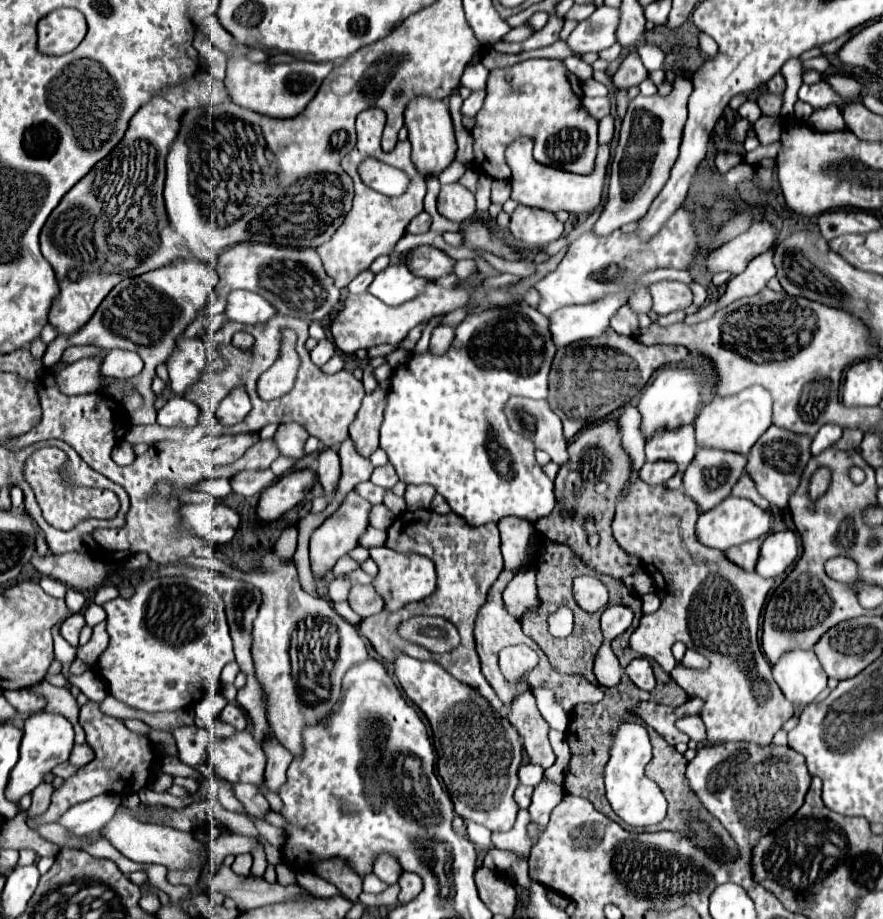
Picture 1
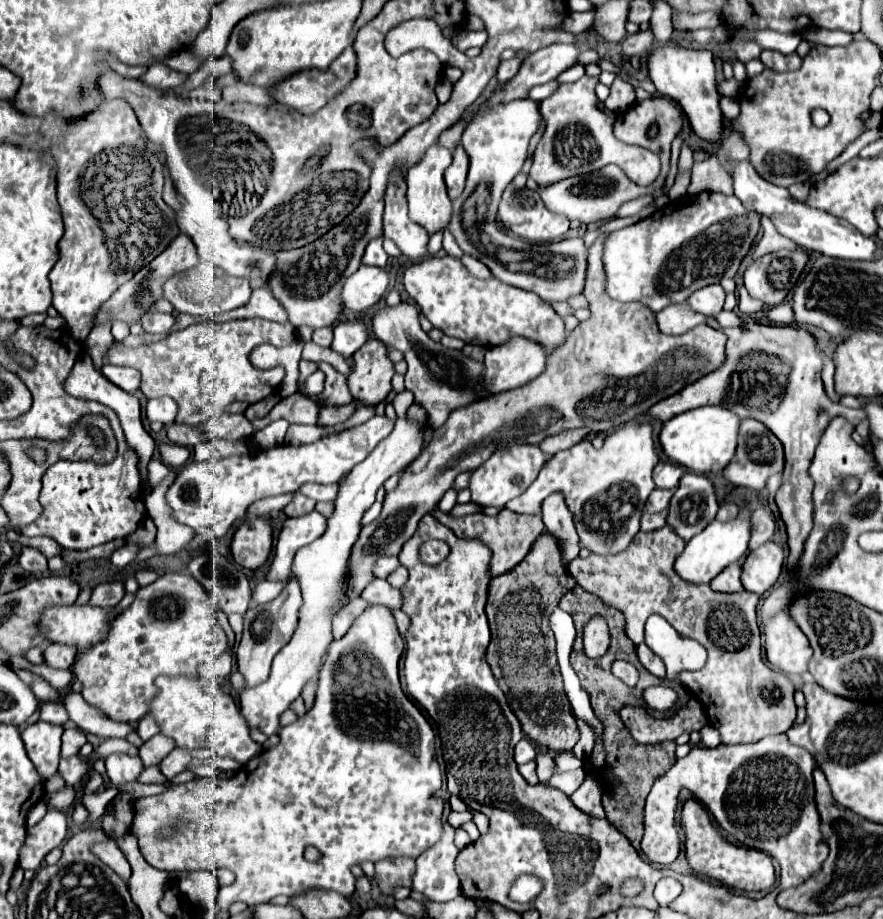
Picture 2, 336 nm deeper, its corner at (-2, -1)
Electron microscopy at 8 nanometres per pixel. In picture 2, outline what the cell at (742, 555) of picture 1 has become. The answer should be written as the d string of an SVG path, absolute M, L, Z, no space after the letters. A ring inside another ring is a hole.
M734 562L732 566L728 566L724 572L720 572L710 582L710 588L716 592L740 592L740 590L744 590L744 586L740 582L740 574L742 574L742 566L740 566L740 562Z

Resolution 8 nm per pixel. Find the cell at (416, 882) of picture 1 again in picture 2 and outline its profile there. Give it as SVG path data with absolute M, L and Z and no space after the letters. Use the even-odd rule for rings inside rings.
M444 824L444 838L416 860L412 890L422 892L426 898L436 902L456 898L462 892L458 874L454 870L456 856L458 848L454 846L454 828Z

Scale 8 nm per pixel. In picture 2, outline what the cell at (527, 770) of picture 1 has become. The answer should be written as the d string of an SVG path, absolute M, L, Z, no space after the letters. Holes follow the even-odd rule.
M522 738L522 740L516 744L514 758L516 758L518 764L526 764L526 762L534 760L534 758L536 758L536 744L530 742L528 738Z

